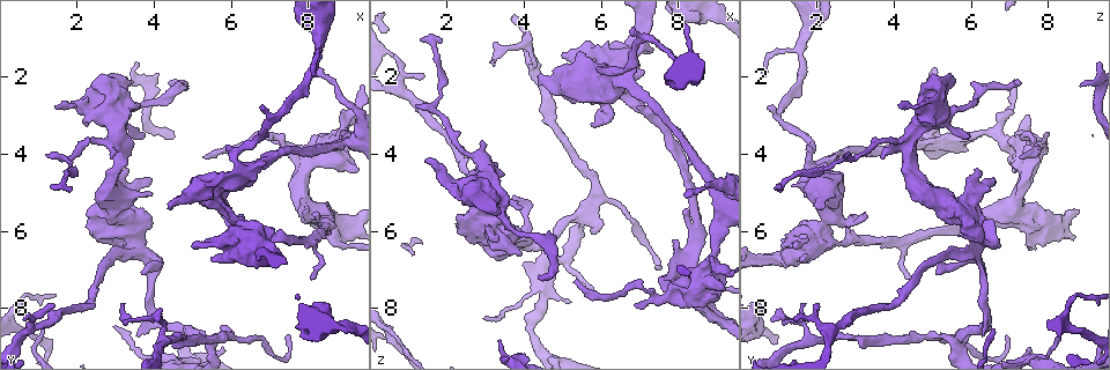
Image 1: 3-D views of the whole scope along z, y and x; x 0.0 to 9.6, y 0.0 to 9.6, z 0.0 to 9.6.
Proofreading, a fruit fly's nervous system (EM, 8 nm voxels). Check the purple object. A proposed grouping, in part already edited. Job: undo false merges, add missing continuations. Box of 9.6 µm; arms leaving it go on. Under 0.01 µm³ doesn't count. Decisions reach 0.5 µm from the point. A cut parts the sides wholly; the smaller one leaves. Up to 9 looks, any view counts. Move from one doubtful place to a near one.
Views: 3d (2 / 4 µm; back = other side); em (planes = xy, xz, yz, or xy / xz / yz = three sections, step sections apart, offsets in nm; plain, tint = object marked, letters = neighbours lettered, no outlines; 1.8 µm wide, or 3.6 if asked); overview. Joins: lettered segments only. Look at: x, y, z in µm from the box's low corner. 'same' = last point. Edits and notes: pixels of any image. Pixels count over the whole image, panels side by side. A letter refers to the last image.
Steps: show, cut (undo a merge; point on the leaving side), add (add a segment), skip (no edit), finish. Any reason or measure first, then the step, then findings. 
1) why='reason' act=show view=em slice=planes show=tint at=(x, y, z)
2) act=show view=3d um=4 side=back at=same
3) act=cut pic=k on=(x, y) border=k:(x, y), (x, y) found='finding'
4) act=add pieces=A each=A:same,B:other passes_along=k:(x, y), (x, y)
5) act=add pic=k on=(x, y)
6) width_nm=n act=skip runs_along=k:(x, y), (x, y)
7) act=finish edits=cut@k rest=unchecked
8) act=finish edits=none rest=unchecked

why='sudden change in width' act=show view=3d um=4 at=(3.60, 6.25, 6.25)

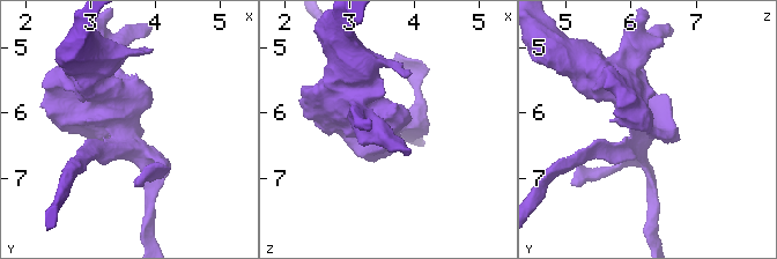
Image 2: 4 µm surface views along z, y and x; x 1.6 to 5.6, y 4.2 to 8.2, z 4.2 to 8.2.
act=show view=em um=3.6 slice=xy step=8 show=tint at=(3.60, 6.30, 6.20)

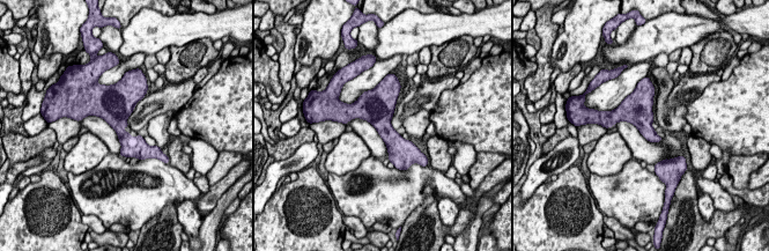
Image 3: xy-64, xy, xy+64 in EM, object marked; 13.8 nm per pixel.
why='another direction' act=show view=em um=3.6 slice=yz step=8 show=letters at=same

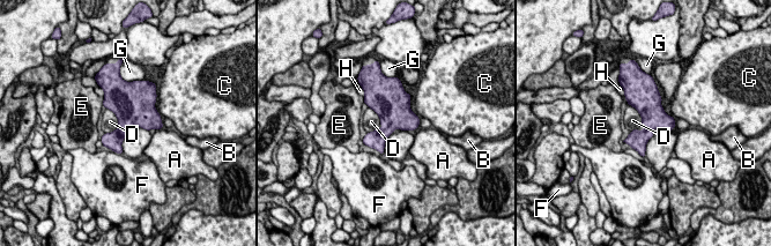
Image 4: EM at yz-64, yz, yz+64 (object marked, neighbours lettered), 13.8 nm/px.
act=skip each=A:other,B:other,C:other,D:other,E:other,F:other,G:other,H:other border=4:(106, 107), (118, 121), (106, 134) found='continuous, no second neuron'

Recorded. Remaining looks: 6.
why='sharp bend' act=show view=em slice=xz step=16 show=plain at=(1.70, 4.15, 2.85)

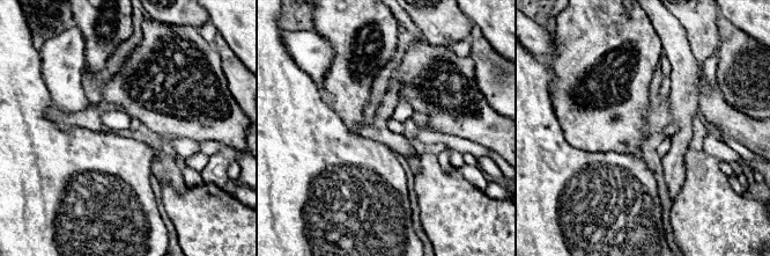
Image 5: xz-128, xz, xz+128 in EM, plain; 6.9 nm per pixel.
why='see the neighbours' act=show view=em slice=xz step=16 show=letters at=same

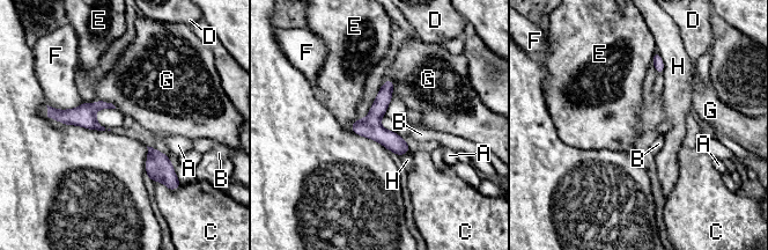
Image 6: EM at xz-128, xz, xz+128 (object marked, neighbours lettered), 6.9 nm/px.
act=skip each=A:other,B:other,C:other,D:other,E:other,F:other,G:other,H:other runs_along=6:(389, 82), (376, 127), (400, 152) found='all the same neuron'

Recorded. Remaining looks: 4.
act=show view=3d um=2 at=(6.30, 4.55, 2.00)

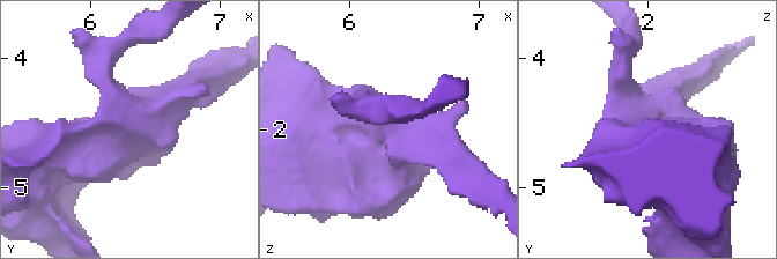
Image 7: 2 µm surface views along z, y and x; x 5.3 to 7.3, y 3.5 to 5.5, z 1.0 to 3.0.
arms=3 arm_widths_nm=180,200,500 why='need the tissue' act=show view=em slice=xz step=4 show=tint at=(6.34, 4.52, 2.04)

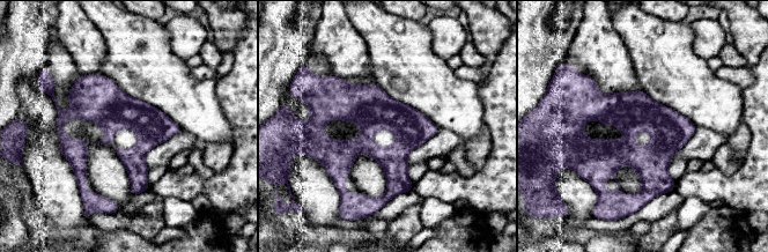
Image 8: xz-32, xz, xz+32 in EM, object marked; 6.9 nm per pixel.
act=show view=em slice=planes show=letters at=same

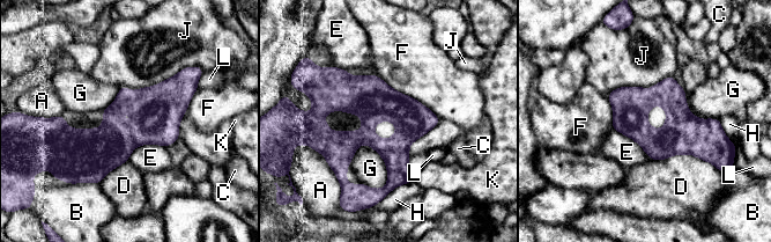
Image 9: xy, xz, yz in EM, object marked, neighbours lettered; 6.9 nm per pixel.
act=skip each=A:other,B:other,C:other,D:other,E:other,F:other,G:other,H:other,J:other,K:other,L:other border=9:(360, 144), (383, 159), (383, 189) found='all the same neuron'

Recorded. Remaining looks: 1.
act=finish edits=none rest=unchecked

